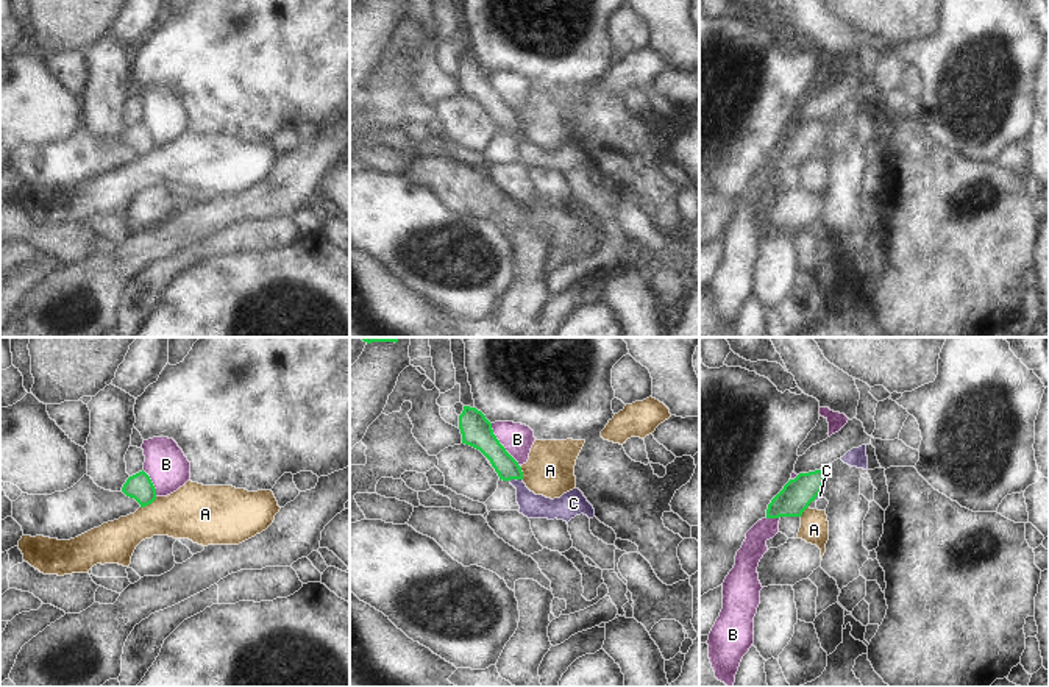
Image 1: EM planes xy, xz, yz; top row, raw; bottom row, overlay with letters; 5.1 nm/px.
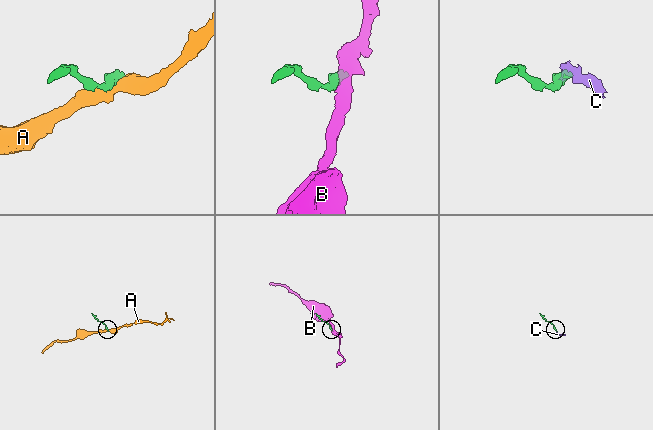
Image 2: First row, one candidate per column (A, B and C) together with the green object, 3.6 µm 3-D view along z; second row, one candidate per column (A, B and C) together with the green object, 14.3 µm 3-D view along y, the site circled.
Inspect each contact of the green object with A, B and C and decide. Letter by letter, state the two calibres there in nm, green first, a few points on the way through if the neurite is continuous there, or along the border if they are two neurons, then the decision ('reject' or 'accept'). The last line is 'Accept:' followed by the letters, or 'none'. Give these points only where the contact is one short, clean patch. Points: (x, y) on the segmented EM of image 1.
A: 140 nm thick on the green side, 280 nm on the other; border along xy (156, 497), (141, 508); reject
B: 160 nm thick on the green side, 160 nm on the other; reject
C: 120 nm thick on the green side, 130 nm on the other; runs through xz (508, 469), (515, 478), (525, 498), (533, 506); accept
Accept: C

